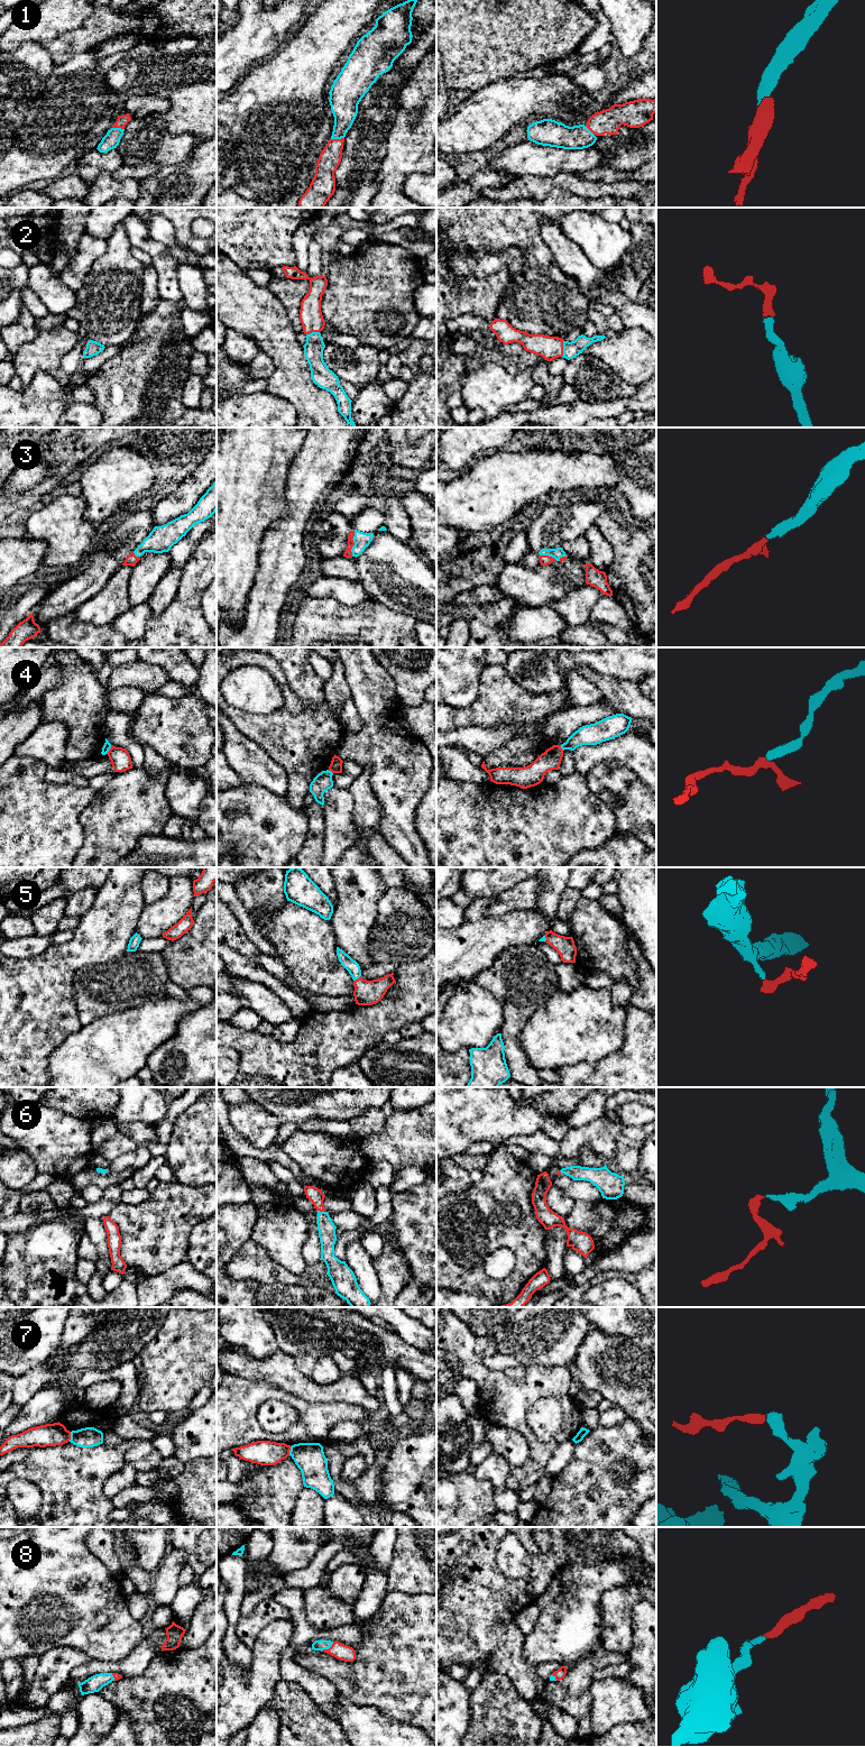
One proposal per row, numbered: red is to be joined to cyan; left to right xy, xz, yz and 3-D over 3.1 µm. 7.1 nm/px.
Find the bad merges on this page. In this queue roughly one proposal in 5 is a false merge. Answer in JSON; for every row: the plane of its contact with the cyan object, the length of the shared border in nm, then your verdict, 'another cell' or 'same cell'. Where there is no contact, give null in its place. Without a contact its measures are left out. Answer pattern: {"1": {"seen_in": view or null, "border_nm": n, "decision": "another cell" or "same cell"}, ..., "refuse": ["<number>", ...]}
{"1": {"seen_in": "xz", "border_nm": 100, "decision": "same cell"}, "2": {"seen_in": "yz", "border_nm": 120, "decision": "same cell"}, "3": {"seen_in": "xz", "border_nm": 190, "decision": "same cell"}, "4": {"seen_in": "xy", "border_nm": 70, "decision": "another cell"}, "5": {"seen_in": "xz", "border_nm": 70, "decision": "same cell"}, "6": {"seen_in": "xz", "border_nm": 50, "decision": "same cell"}, "7": {"seen_in": "xy", "border_nm": 70, "decision": "same cell"}, "8": {"seen_in": "xz", "border_nm": 120, "decision": "same cell"}, "refuse": ["4"]}

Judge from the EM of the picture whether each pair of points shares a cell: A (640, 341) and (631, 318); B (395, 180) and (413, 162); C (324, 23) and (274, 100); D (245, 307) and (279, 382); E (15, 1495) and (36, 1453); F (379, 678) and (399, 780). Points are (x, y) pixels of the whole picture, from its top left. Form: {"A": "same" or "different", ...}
{"A": "different", "B": "same", "C": "same", "D": "same", "E": "different", "F": "same"}

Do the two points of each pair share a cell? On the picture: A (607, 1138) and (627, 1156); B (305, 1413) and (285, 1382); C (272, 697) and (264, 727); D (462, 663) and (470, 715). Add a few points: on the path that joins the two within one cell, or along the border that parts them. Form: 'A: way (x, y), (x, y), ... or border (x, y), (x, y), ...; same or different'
A: border (625, 1124), (616, 1139), (616, 1155), (614, 1157); different
B: border (270, 1382), (306, 1401), (319, 1404); different
C: border (282, 690), (282, 704), (272, 711), (242, 710); different
D: border (481, 681), (478, 696), (469, 705), (448, 705); different

